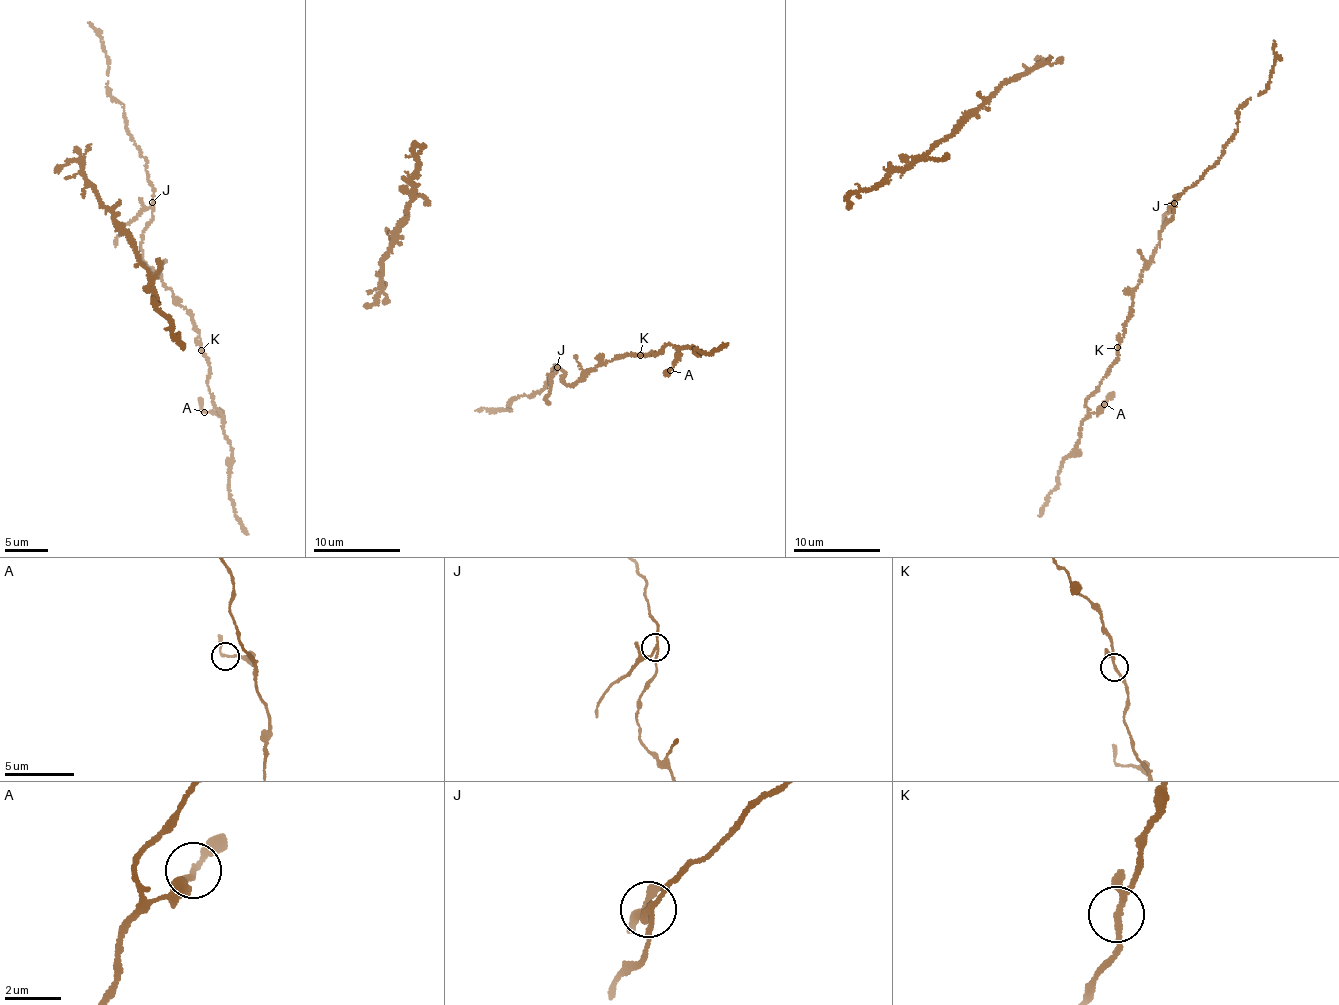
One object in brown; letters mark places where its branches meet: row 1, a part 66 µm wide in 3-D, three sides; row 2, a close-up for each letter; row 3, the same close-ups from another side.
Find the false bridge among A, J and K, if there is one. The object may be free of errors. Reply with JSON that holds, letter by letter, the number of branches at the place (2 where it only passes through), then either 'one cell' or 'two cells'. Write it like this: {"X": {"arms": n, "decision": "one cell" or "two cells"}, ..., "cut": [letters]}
{"A": {"arms": 2, "decision": "one cell"}, "J": {"arms": 3, "decision": "two cells"}, "K": {"arms": 3, "decision": "one cell"}, "cut": ["J"]}

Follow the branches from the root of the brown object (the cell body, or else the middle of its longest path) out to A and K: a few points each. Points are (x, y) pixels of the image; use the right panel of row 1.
A: (1174, 195), (1173, 219), (1144, 265), (1118, 359), (1087, 411), (1104, 404)
K: (1174, 195), (1173, 219), (1163, 227), (1160, 243), (1144, 265), (1134, 293), (1126, 333), (1117, 347)

